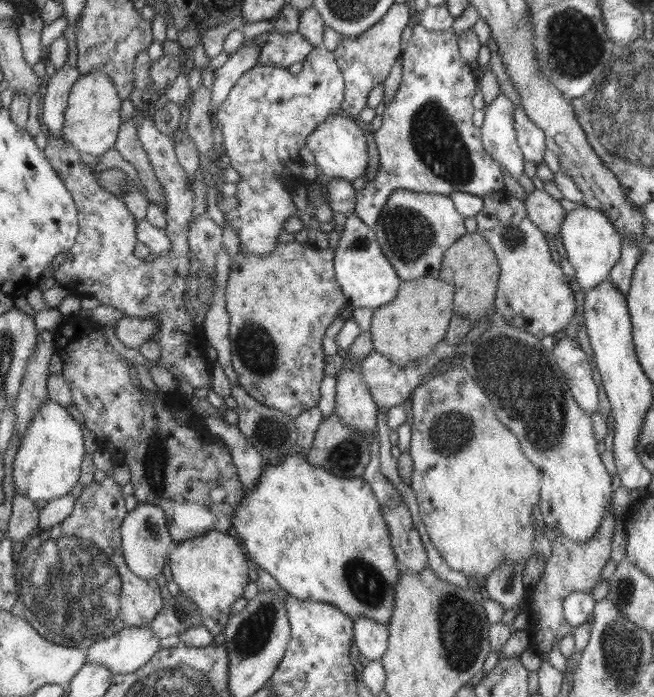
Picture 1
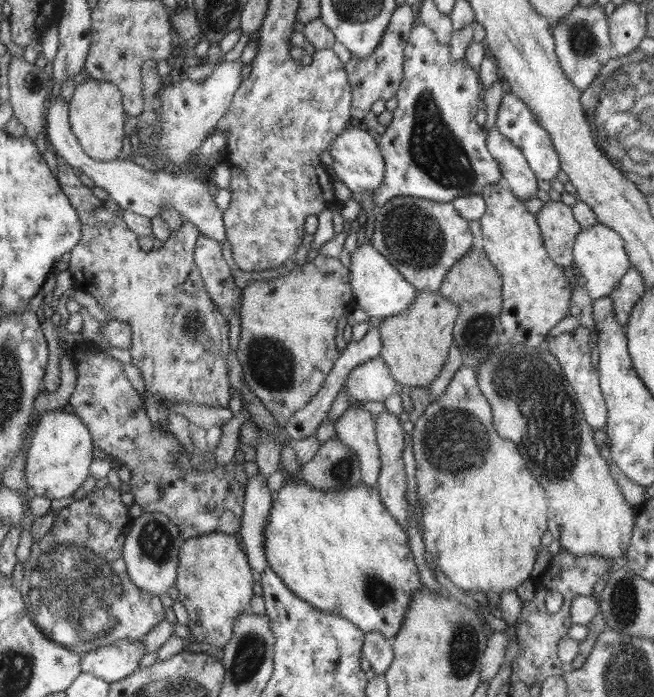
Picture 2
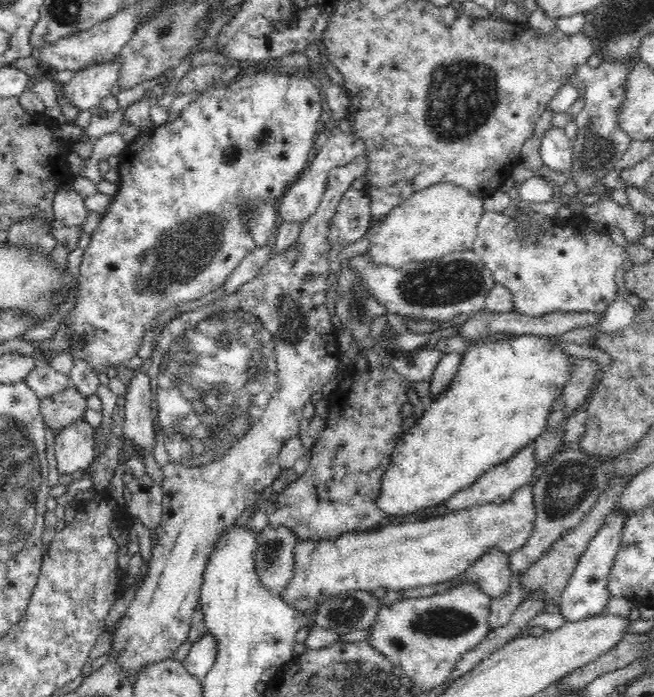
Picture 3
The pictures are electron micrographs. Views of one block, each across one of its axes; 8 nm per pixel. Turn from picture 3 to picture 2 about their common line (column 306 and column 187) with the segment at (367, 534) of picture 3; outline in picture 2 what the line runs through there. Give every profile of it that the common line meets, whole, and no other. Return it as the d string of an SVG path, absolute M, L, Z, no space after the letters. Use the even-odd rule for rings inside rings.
M214 532L186 539L180 545L178 560L177 598L187 610L188 630L197 642L206 642L224 652L236 617L248 611L254 595L247 554L235 535Z

